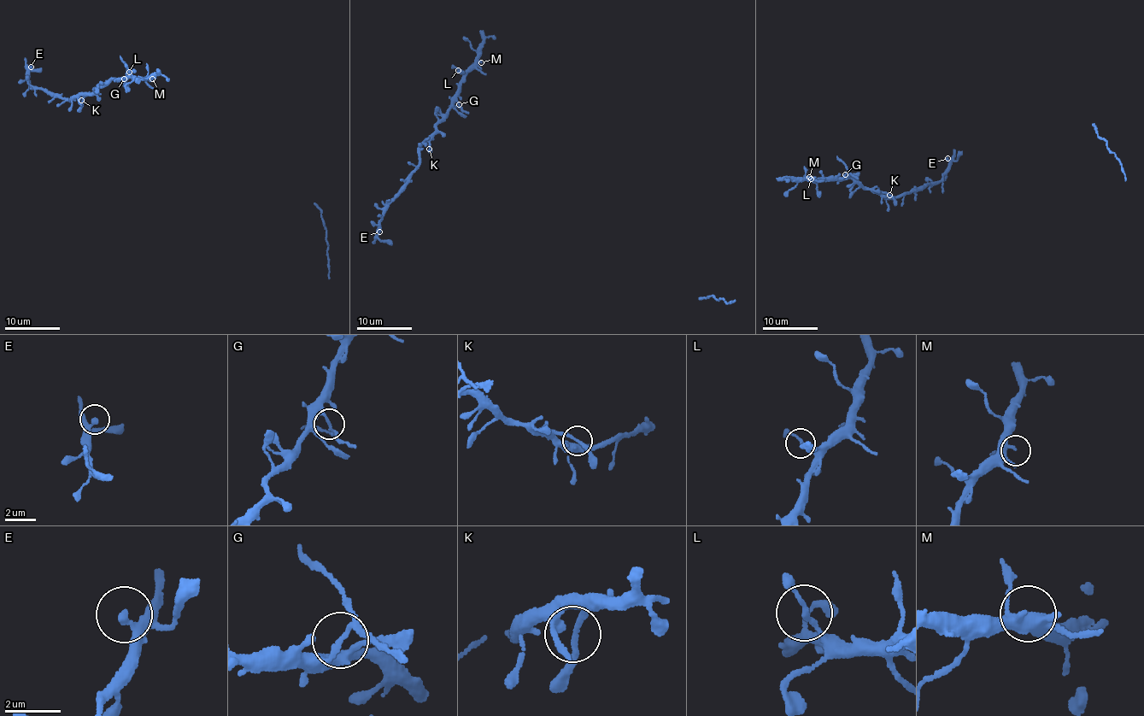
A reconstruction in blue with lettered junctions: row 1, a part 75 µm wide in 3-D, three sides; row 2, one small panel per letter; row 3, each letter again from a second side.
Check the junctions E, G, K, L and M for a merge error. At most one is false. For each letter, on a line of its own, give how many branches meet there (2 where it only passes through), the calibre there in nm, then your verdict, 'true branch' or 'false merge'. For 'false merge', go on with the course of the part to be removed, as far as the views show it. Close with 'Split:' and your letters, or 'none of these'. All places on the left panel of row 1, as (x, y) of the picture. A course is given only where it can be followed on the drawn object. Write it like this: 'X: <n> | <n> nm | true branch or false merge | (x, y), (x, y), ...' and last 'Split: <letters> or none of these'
E: 2 | 240 nm | true branch
G: 3 | 140 nm | false merge | (124, 79), (126, 70), (120, 55)
K: 2 | 190 nm | true branch
L: 2 | 150 nm | true branch
M: 3 | 220 nm | true branch
Split: G

